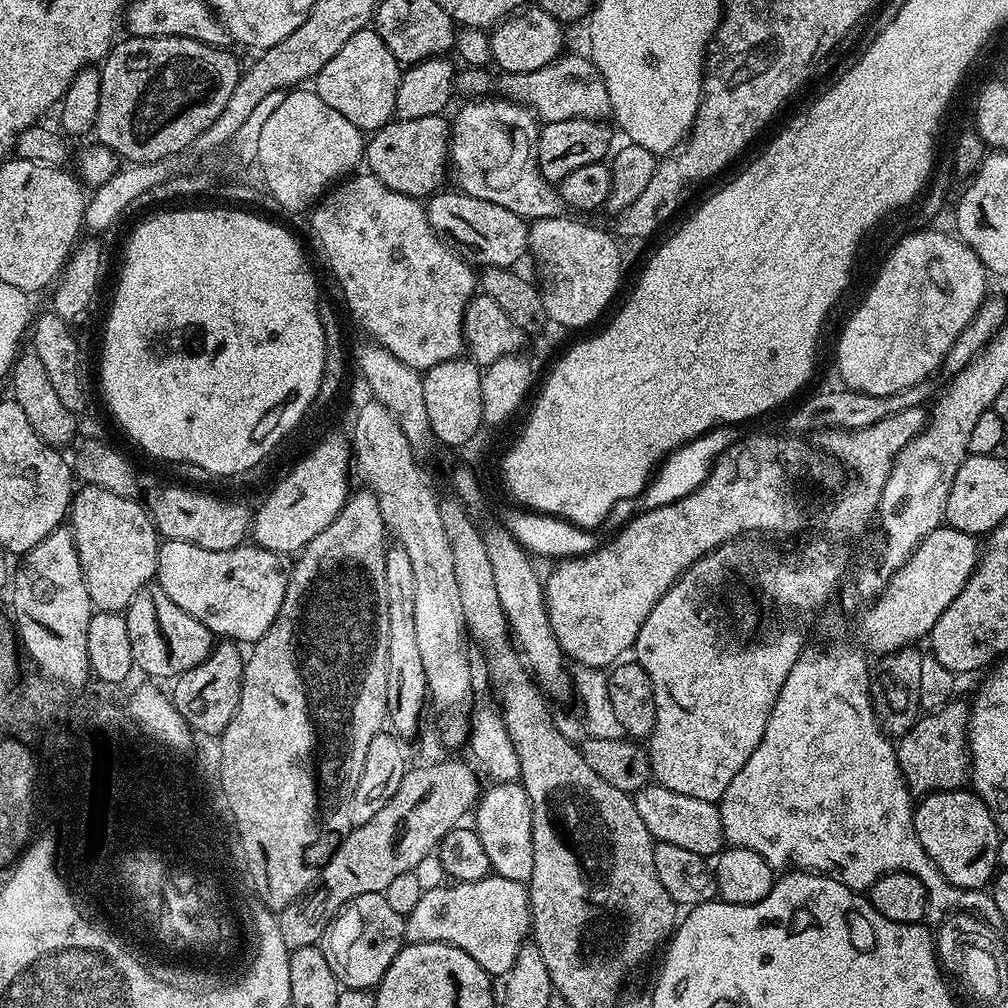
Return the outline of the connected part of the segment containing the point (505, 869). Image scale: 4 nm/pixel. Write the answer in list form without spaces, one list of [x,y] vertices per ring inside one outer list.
[[[496,782],[481,795],[474,808],[474,827],[482,846],[490,857],[492,872],[502,878],[527,882],[534,870],[534,838],[532,837],[532,807],[523,784]]]

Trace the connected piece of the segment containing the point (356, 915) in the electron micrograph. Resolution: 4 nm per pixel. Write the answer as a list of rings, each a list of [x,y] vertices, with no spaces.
[[[358,894],[336,911],[336,917],[328,923],[324,932],[322,949],[334,978],[344,988],[372,990],[386,974],[390,962],[404,947],[405,917],[394,912],[384,894]]]

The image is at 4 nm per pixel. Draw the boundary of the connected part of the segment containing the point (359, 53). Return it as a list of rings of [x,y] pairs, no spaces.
[[[371,27],[358,30],[317,74],[314,92],[322,102],[348,119],[364,134],[371,134],[393,119],[402,65],[390,54],[386,42]]]

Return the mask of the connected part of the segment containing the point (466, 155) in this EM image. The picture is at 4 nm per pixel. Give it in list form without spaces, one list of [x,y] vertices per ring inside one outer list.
[[[472,98],[460,108],[460,113],[456,116],[456,121],[453,119],[450,124],[450,176],[456,179],[455,187],[459,189],[465,196],[470,198],[478,198],[482,202],[493,203],[494,206],[502,206],[506,210],[510,210],[514,214],[518,214],[526,221],[538,219],[554,218],[555,216],[564,216],[566,205],[559,191],[549,181],[545,180],[540,175],[540,167],[538,166],[538,142],[540,141],[541,125],[538,123],[537,117],[532,109],[525,108],[523,104],[515,104],[512,100],[503,98]]]

